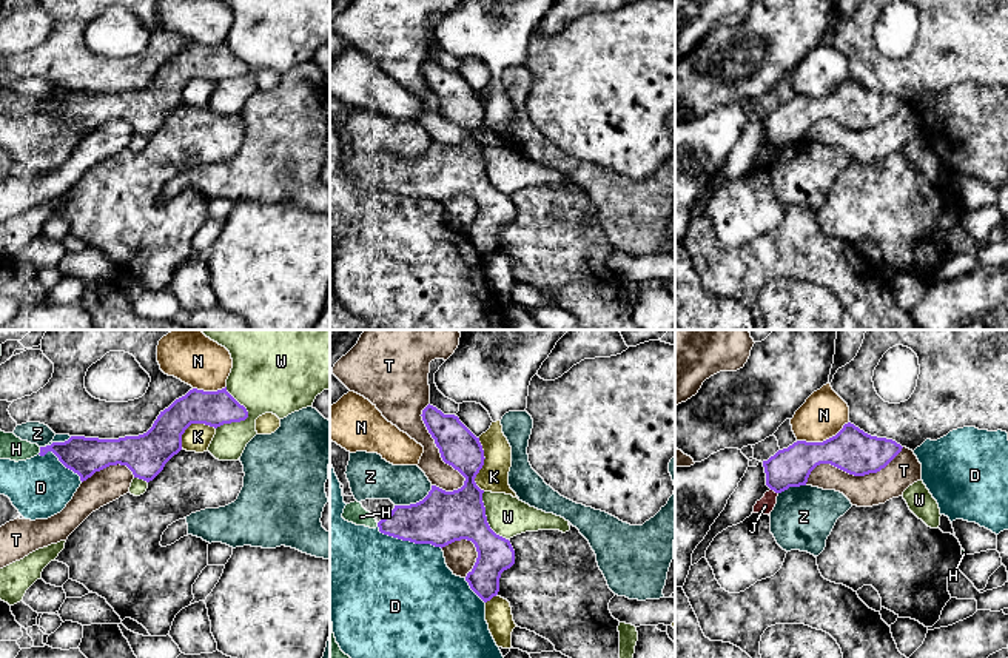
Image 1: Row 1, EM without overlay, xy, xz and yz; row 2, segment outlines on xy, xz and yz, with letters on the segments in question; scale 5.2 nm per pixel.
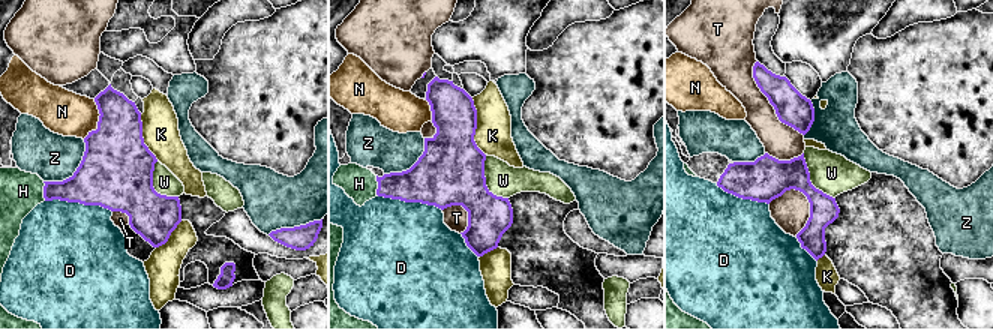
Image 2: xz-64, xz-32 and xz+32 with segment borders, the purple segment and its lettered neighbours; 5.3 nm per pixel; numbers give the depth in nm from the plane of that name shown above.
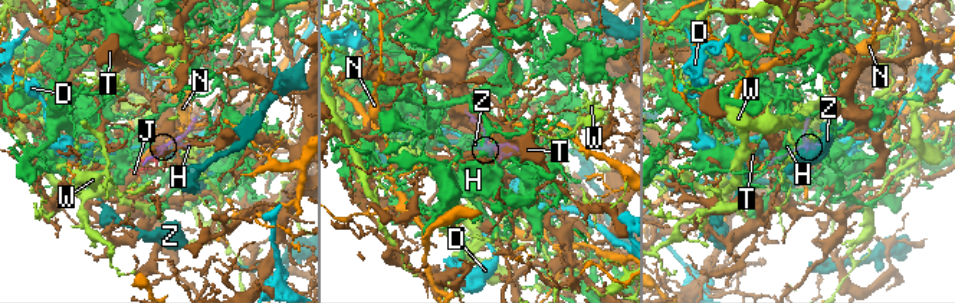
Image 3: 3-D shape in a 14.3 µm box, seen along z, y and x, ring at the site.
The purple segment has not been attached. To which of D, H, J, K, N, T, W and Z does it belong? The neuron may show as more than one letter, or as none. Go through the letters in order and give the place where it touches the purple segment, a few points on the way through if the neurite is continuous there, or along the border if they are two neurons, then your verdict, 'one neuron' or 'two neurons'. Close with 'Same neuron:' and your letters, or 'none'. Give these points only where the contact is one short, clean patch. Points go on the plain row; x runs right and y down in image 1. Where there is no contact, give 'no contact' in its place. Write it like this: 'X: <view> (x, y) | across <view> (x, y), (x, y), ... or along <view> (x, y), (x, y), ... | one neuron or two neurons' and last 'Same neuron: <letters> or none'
D: xz (409, 194) | two neurons
H: xy (40, 105) | one neuron
J: yz (774, 145) | two neurons
K: xz (483, 119) | two neurons
N: yz (823, 96) | two neurons
T: xz (440, 105) | two neurons
W: xy (245, 73) | two neurons
Z: xz (416, 157) | two neurons
Same neuron: H

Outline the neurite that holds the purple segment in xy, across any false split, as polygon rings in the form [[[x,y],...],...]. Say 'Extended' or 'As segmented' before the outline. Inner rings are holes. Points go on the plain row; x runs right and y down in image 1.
Extended. [[[193,43],[160,66],[153,82],[139,91],[99,94],[71,91],[65,97],[39,102],[22,96],[14,88],[0,85],[0,114],[26,116],[52,106],[59,116],[86,136],[109,120],[126,120],[134,133],[153,136],[165,119],[182,105],[182,89],[191,79],[220,82],[240,77],[248,66],[228,46]]]

